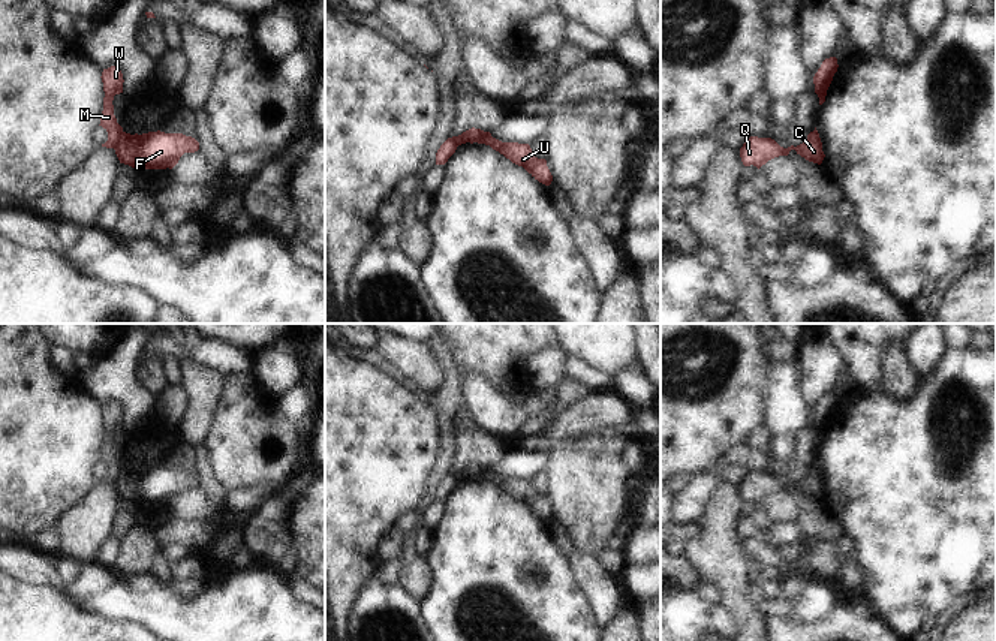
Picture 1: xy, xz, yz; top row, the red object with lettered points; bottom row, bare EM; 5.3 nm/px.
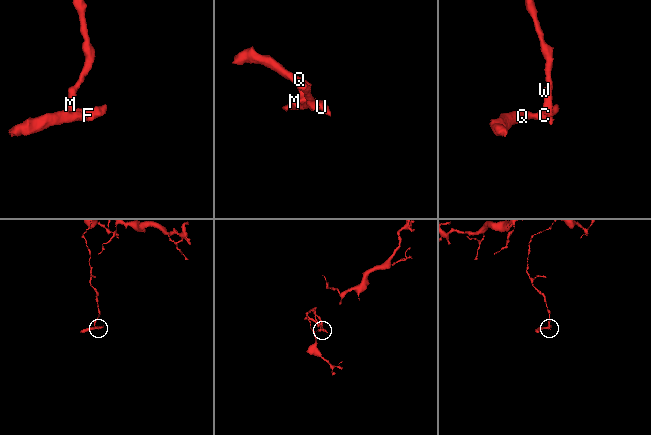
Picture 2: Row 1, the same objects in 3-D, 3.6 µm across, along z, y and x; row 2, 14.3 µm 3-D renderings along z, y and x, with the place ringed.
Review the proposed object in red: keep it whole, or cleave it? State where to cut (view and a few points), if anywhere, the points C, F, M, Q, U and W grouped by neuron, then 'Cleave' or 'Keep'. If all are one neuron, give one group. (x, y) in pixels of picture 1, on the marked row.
Split along xy (122, 131), (113, 147). Groups: C F Q U / M W. Cleave.

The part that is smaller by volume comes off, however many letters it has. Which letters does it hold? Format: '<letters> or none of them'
C, F, Q, U

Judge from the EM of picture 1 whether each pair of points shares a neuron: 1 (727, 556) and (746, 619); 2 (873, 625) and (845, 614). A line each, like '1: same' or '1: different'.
1: same
2: same

